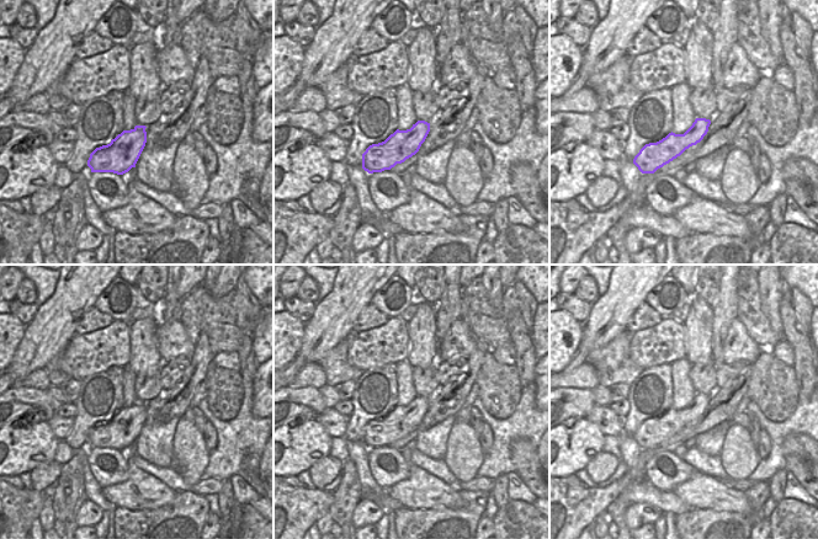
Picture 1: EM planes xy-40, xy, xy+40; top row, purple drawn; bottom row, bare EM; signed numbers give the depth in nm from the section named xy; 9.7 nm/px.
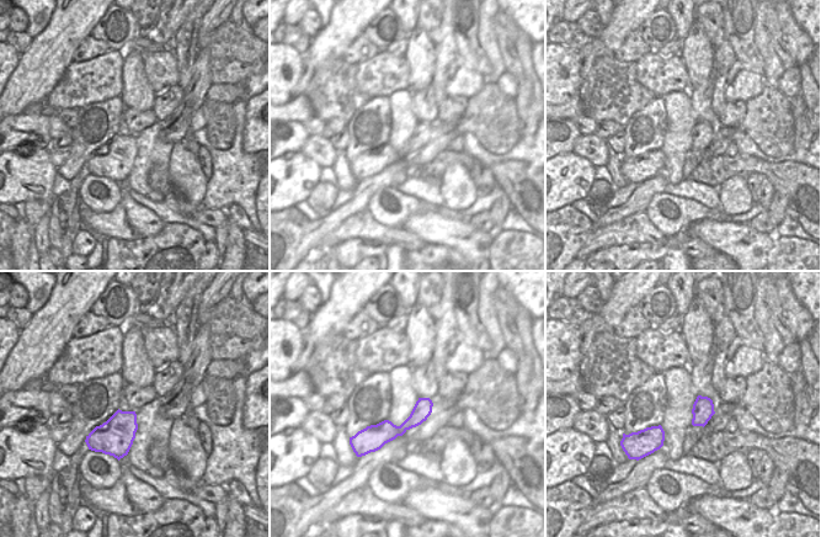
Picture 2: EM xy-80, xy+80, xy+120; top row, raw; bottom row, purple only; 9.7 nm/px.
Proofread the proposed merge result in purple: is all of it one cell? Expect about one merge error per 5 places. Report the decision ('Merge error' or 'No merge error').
Merge error.

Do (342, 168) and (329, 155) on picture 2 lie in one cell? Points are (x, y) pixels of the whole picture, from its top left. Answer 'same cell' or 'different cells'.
different cells

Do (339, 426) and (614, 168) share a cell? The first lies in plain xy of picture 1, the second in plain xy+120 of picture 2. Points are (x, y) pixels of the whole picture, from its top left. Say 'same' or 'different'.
different

